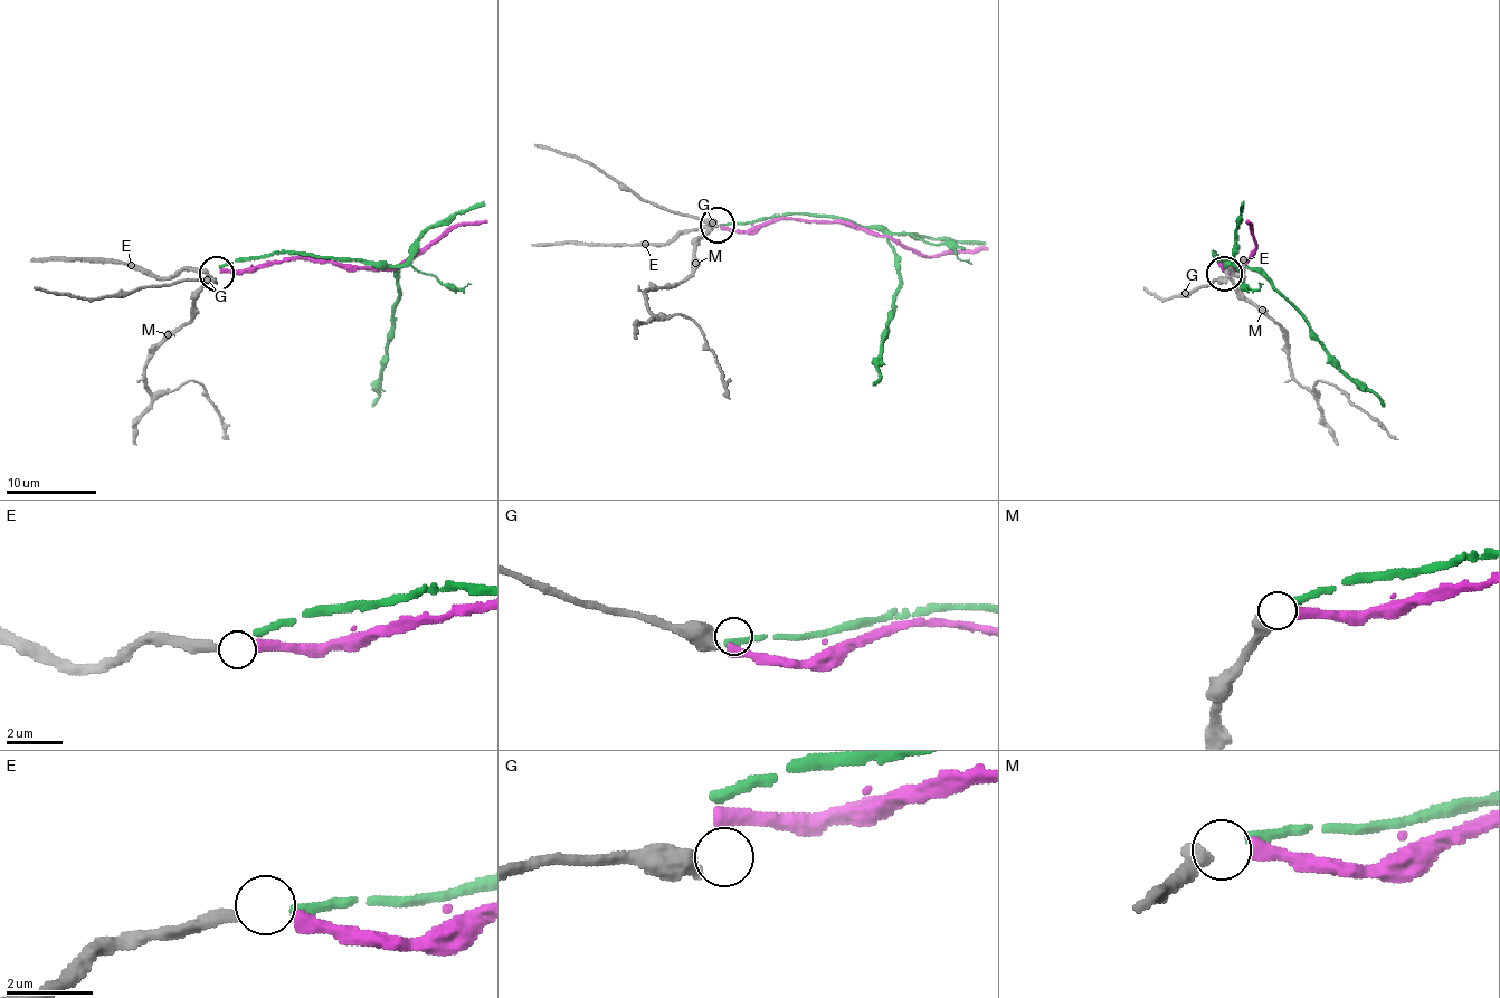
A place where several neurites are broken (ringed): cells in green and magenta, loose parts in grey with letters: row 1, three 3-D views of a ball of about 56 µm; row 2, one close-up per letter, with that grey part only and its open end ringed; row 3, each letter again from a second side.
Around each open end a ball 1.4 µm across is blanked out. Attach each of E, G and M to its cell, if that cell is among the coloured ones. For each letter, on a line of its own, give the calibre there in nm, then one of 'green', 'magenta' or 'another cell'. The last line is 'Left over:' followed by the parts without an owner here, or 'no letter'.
E: calibre 320 nm; magenta
G: calibre 650 nm; another cell
M: calibre 340 nm; green
Left over: G

